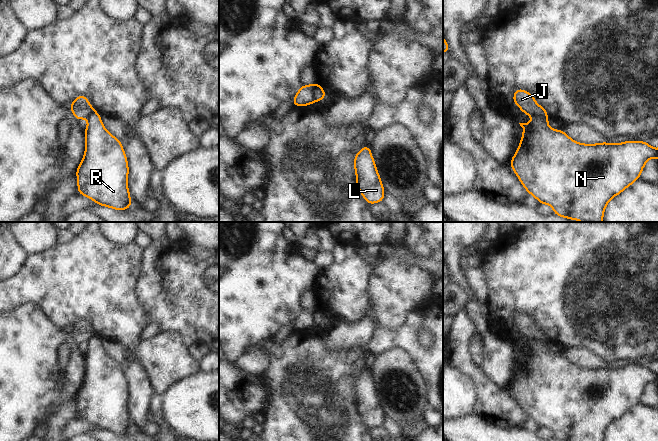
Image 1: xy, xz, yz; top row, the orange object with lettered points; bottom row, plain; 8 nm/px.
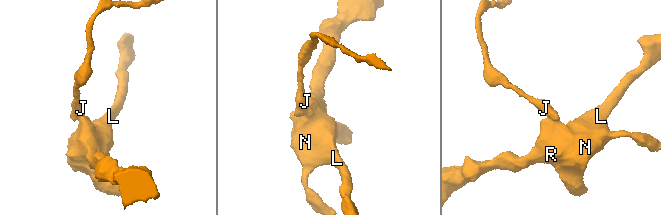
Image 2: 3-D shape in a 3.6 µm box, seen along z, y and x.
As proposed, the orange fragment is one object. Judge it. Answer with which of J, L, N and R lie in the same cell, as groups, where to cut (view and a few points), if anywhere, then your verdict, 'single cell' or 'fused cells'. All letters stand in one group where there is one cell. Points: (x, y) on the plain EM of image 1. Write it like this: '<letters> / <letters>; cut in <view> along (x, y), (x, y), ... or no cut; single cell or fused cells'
J / L N R; cut in xz along (317, 307), (313, 314), (313, 325); fused cells

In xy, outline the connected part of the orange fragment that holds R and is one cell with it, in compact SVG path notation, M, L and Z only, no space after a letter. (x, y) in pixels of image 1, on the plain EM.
M95 334L87 341L88 350L85 352L85 378L76 394L78 417L95 425L100 430L106 430L115 434L123 435L132 430L127 401L129 391L127 380L123 374L121 364L111 359L101 346L101 339Z

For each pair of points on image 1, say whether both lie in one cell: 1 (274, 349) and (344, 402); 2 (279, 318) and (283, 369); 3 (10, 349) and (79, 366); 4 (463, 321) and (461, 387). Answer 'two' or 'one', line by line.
1: one
2: two
3: one
4: two

